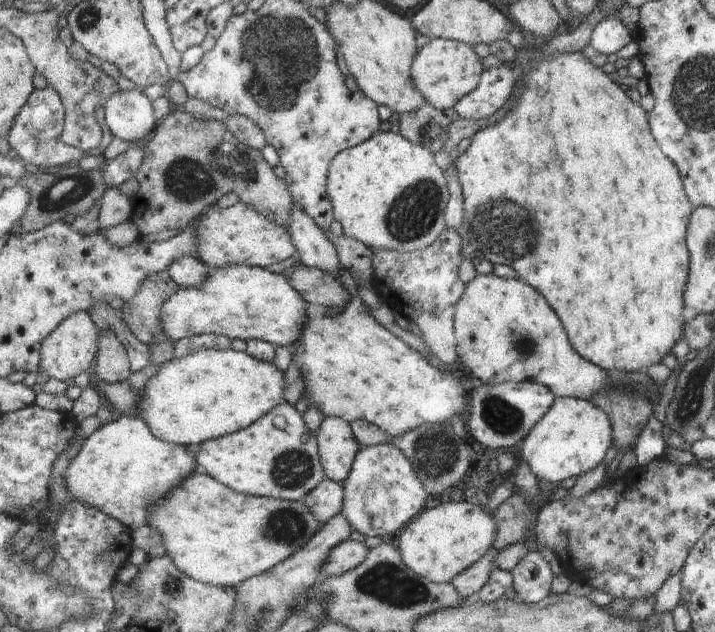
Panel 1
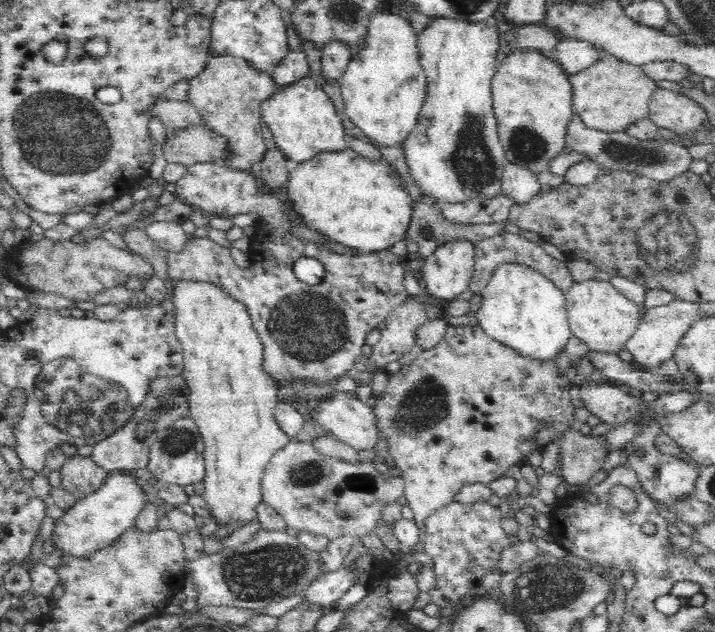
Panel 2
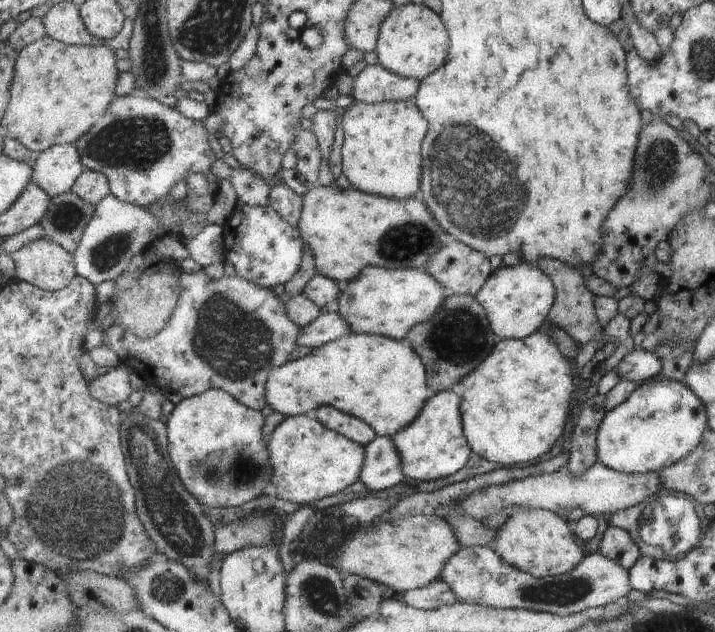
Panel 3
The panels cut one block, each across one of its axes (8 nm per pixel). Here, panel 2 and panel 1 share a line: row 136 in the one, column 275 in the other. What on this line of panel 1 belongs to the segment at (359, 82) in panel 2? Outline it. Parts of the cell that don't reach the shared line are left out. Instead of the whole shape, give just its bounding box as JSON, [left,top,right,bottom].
[137,349,287,448]

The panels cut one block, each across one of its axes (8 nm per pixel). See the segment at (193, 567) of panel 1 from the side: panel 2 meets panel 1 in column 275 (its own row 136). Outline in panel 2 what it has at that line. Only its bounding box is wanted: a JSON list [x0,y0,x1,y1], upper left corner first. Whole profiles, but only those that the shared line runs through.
[491,50,573,176]

